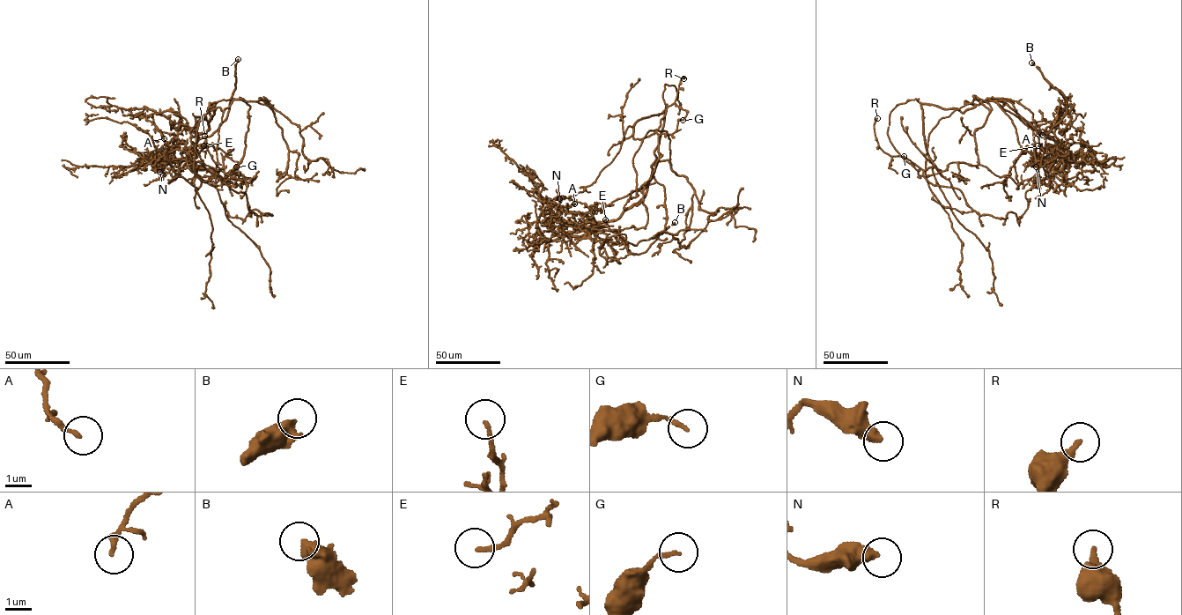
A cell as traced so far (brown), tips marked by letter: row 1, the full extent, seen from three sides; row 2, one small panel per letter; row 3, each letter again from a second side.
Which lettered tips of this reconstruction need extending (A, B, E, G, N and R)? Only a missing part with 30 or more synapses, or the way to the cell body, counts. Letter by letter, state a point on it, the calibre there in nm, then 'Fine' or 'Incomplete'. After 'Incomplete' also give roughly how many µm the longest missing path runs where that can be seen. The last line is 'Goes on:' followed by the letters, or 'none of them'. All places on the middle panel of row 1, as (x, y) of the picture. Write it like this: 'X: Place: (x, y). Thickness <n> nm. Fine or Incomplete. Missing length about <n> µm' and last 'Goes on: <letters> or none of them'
A: Place: (574, 203). Thickness 150 nm. Fine
B: Place: (675, 222). Thickness 480 nm. Fine
E: Place: (605, 219). Thickness 140 nm. Fine
G: Place: (683, 120). Thickness 130 nm. Fine
N: Place: (559, 198). Thickness 440 nm. Fine
R: Place: (683, 78). Thickness 320 nm. Fine
Goes on: none of them

